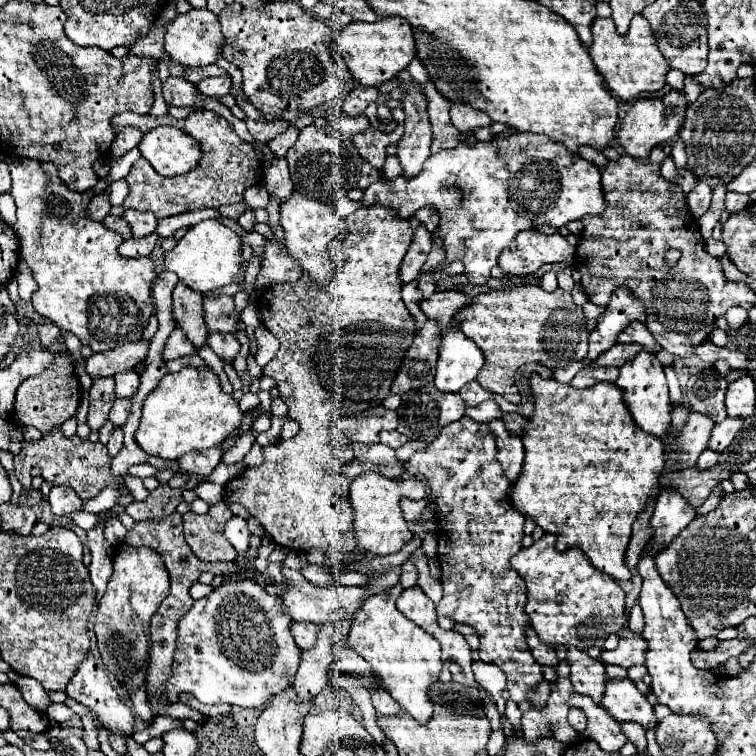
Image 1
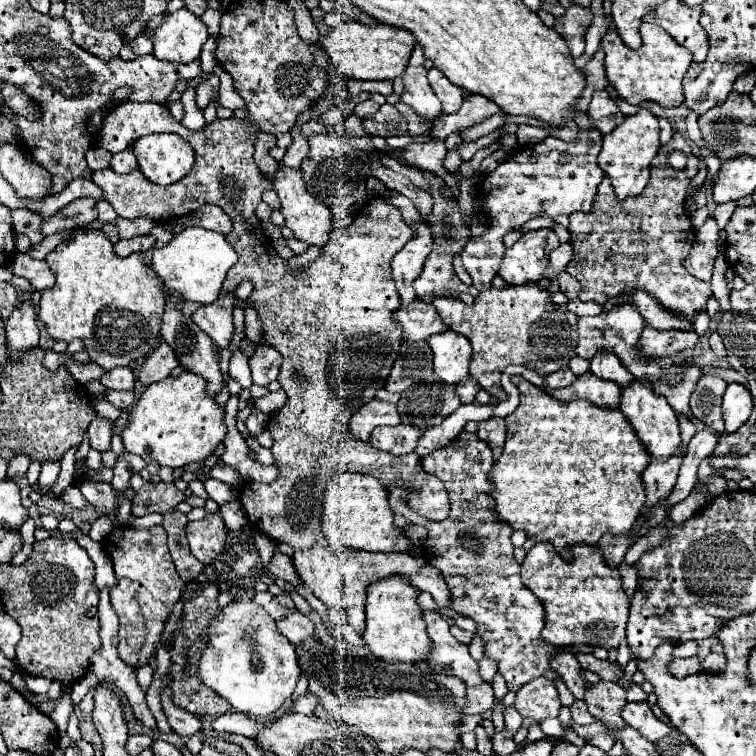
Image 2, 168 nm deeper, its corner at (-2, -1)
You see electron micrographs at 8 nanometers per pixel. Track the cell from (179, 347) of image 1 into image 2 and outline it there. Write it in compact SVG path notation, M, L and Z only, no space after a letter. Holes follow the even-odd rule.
M159 343L159 347L139 365L139 371L135 371L135 375L139 383L151 385L169 377L171 369L175 369L177 365L179 361L175 359L175 353L167 347L167 343Z

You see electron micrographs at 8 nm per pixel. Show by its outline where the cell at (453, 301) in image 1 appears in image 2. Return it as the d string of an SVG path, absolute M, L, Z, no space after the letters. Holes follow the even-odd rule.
M415 299L409 307L399 307L393 313L393 319L403 329L403 341L405 343L417 343L425 341L435 333L447 331L447 325L439 319L439 313L431 303Z

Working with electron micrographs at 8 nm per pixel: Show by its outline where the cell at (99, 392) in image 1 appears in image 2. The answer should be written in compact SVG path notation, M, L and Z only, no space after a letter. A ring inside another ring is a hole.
M95 417L91 421L91 427L87 429L87 435L89 435L91 449L97 449L97 451L111 449L111 423L107 419Z

